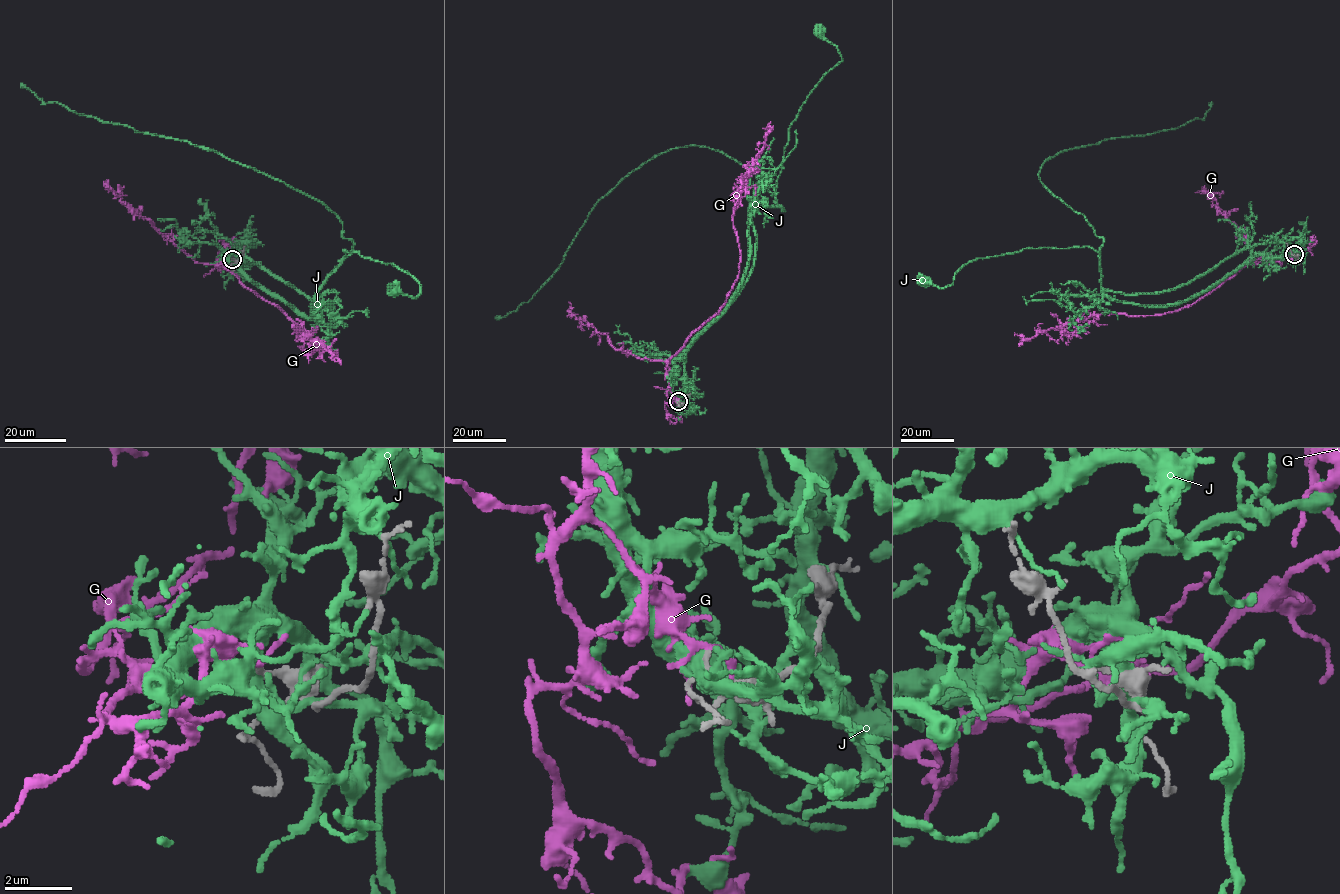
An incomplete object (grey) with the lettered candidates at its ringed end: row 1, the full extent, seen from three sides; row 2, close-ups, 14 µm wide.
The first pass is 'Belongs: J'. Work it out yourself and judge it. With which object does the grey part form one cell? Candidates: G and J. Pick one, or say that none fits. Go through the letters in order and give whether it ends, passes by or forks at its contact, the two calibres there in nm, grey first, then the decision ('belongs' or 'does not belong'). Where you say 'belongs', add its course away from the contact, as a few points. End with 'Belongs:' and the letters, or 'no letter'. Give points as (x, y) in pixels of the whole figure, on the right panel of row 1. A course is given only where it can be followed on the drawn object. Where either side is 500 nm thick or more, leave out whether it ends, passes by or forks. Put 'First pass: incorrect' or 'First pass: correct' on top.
First pass: incorrect
G: it forks there; 150 nm thick on the grey side, 160 nm on the other; does not belong
J: it forks there; 240 nm thick on the grey side, 400 nm on the other; does not belong
Belongs: no letter

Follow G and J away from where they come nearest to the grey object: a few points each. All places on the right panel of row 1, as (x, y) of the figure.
G: (1294, 254), (1278, 261), (1255, 259), (1181, 309), (1149, 315), (1094, 314), (1020, 341)
J: (1295, 255), (1251, 255), (1170, 305), (1105, 294), (1100, 255), (1088, 246), (977, 257), (944, 287), (923, 279)

